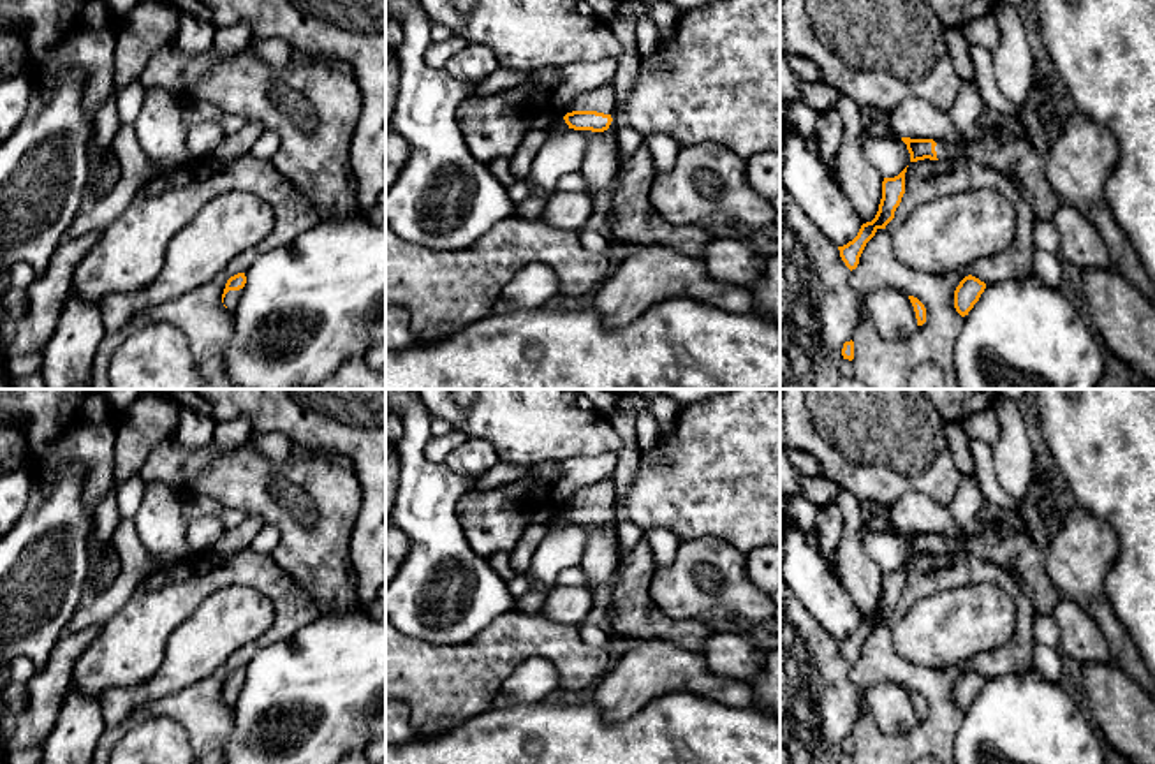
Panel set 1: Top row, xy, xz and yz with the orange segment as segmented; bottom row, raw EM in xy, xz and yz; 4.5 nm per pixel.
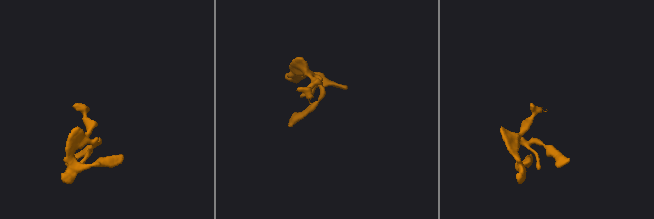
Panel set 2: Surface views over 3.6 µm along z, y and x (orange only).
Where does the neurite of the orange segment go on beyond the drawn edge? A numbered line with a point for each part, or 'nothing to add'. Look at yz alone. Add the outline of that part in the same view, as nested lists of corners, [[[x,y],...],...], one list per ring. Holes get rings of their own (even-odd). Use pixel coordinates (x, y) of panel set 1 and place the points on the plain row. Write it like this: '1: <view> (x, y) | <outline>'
1: yz (1013, 550) | [[[997,519],[979,532],[935,537],[938,555],[965,551],[997,563],[1012,574],[1035,613],[1053,614],[1062,595],[1048,576],[1046,555],[1037,547],[1026,528],[1012,528]]]

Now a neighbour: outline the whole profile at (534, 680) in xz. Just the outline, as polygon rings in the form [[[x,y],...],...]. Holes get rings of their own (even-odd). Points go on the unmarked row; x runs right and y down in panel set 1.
[[[530,658],[504,681],[488,711],[507,709],[525,702],[549,701],[558,694],[558,672],[542,658]]]

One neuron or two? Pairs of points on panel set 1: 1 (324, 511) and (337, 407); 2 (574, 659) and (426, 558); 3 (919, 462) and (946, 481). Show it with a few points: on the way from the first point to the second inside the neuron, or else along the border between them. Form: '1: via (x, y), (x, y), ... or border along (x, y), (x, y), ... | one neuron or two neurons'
1: border along (296, 448), (326, 455) | two neurons
2: border along (513, 608), (497, 615), (472, 636) | two neurons
3: via (926, 465), (939, 477) | one neuron

